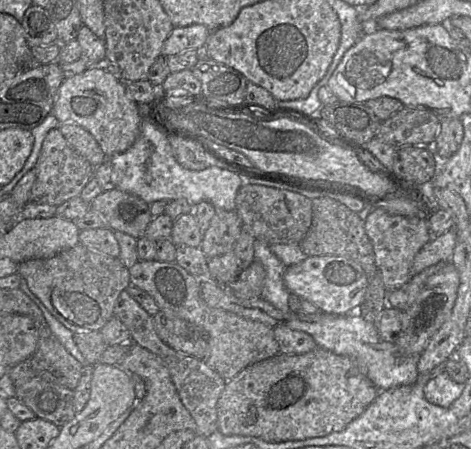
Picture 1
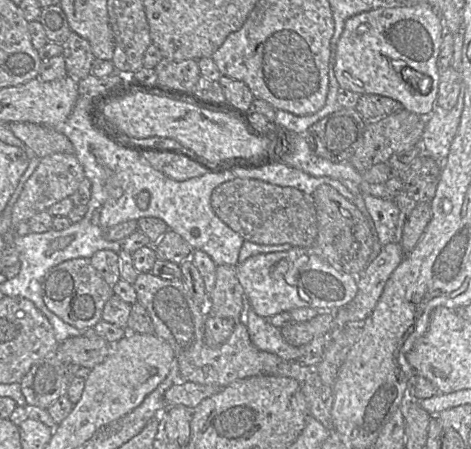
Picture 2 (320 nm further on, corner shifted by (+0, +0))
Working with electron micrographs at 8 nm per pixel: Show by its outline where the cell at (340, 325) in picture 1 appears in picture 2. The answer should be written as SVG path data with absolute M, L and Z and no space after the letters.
M251 308L246 310L244 321L251 342L257 349L274 353L284 361L298 361L300 357L299 347L287 343L280 328L273 326L267 319L257 315Z

